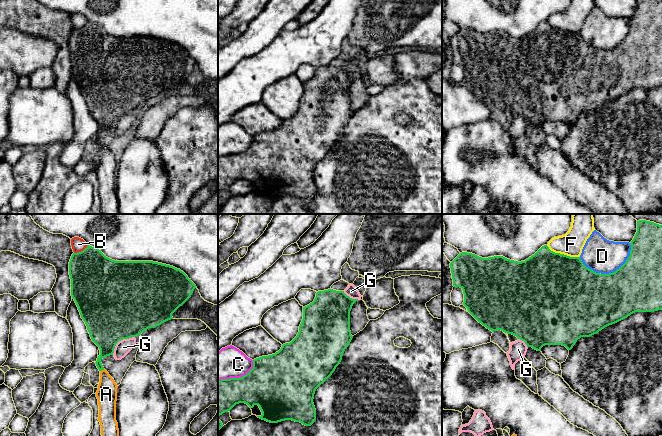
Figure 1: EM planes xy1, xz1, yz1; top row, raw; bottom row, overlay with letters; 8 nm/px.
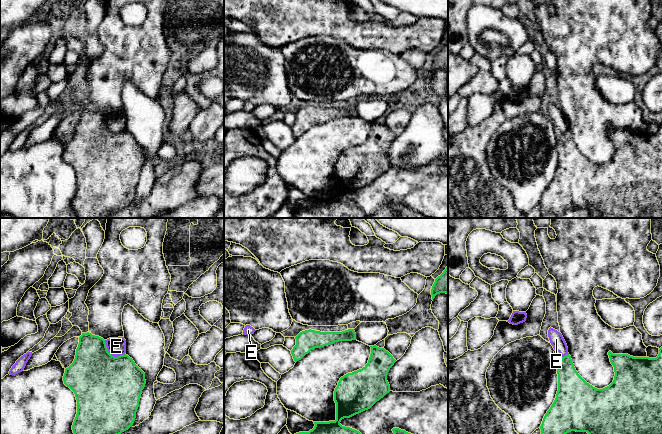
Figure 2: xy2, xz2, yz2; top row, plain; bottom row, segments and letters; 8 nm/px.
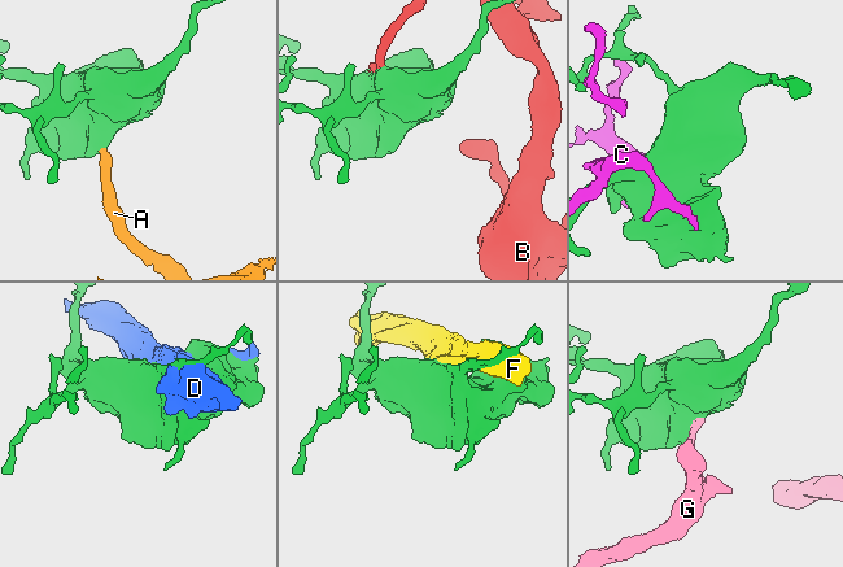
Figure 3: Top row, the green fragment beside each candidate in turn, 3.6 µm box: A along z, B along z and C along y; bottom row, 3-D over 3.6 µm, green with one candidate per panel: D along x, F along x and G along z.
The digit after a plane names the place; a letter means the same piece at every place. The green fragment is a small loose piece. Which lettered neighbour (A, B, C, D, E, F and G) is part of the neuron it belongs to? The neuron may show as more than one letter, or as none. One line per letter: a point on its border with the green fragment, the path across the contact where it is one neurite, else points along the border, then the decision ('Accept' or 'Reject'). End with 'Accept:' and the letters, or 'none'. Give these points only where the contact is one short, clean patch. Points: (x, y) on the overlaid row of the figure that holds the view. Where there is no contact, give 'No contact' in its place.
A: Touches green at xy1 (102, 369). Path across: xy1 (105, 338), (102, 369), (106, 380), (106, 394). Accept
B: Touches green at xy1 (81, 251). Boundary: xy1 (88, 245), (74, 253). Reject
C: Touches green at xz1 (238, 378). Reject
D: Touches green at yz1 (623, 264). Reject
E: Touches green at xy2 (110, 354). Boundary: xy2 (104, 340), (106, 349), (112, 355), (119, 356), (124, 354). Reject
F: Touches green at yz1 (563, 254). Reject
G: Touches green at xy1 (120, 340). Boundary: xy1 (134, 336), (128, 339), (121, 339), (116, 344), (112, 354). Reject
Accept: A

